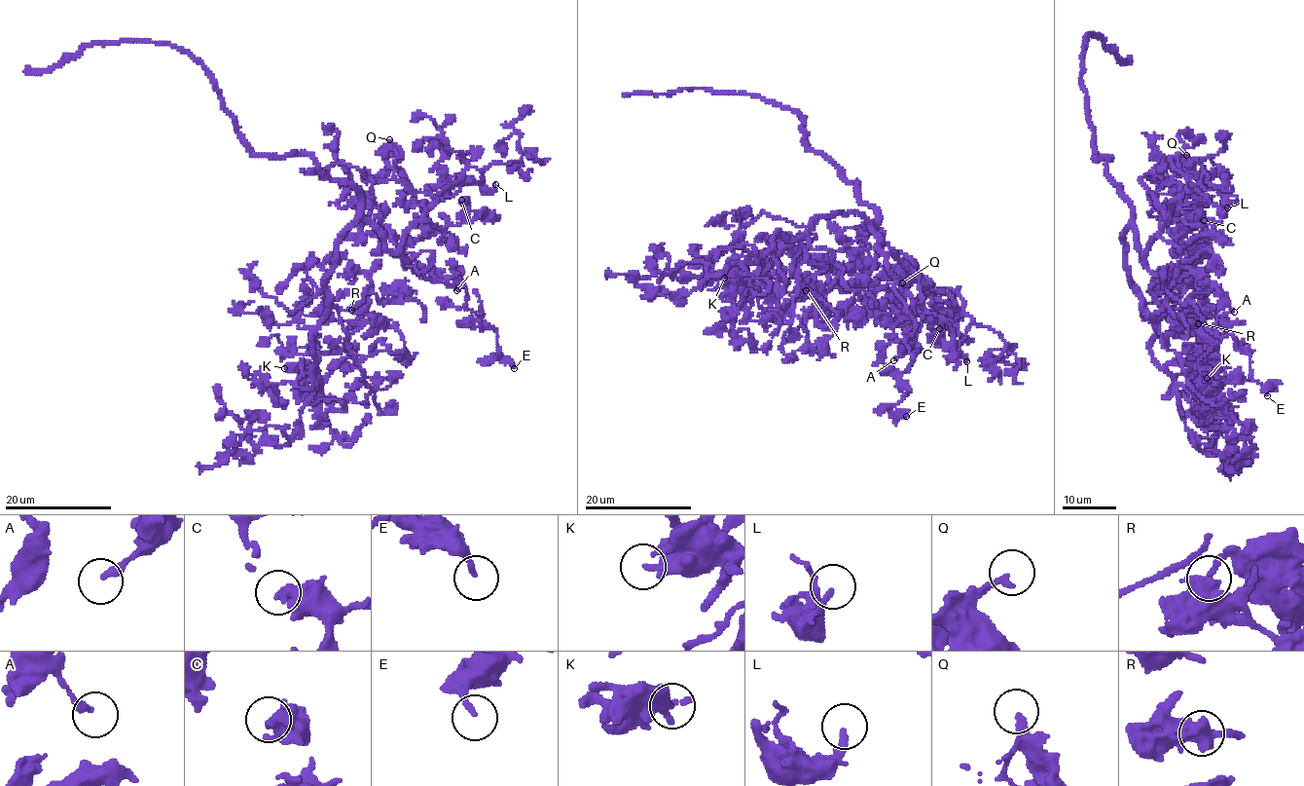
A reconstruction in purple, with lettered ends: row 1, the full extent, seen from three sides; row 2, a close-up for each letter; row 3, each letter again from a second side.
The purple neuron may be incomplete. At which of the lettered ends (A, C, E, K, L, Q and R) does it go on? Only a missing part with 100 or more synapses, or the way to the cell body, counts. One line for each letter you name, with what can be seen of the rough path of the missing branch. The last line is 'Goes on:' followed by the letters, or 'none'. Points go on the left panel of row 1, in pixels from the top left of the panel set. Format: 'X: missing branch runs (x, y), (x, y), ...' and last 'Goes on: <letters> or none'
Goes on: none

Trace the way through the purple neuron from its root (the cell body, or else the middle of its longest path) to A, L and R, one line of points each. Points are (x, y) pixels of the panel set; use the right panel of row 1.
A: (1133, 207), (1140, 257), (1153, 273), (1165, 268), (1170, 294), (1183, 304), (1216, 286), (1234, 312)
L: (1133, 207), (1132, 226), (1143, 264), (1145, 250), (1167, 221), (1171, 204), (1184, 188), (1220, 212), (1227, 207)
R: (1133, 207), (1123, 239), (1140, 304), (1158, 319), (1153, 317), (1172, 297), (1198, 323)

